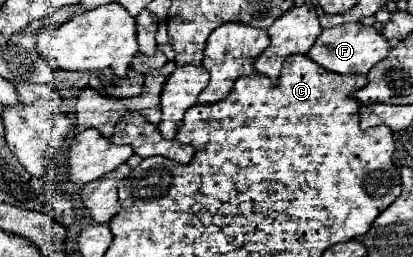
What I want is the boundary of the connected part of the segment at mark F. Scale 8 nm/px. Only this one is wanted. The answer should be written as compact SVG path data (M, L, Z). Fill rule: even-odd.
M359 21L323 29L321 35L317 37L317 43L307 53L307 57L313 59L315 63L319 63L321 67L325 67L333 73L341 73L341 75L351 75L351 73L365 75L377 61L385 59L387 55L389 55L389 41L385 39L385 35L381 35L373 25L367 27Z

